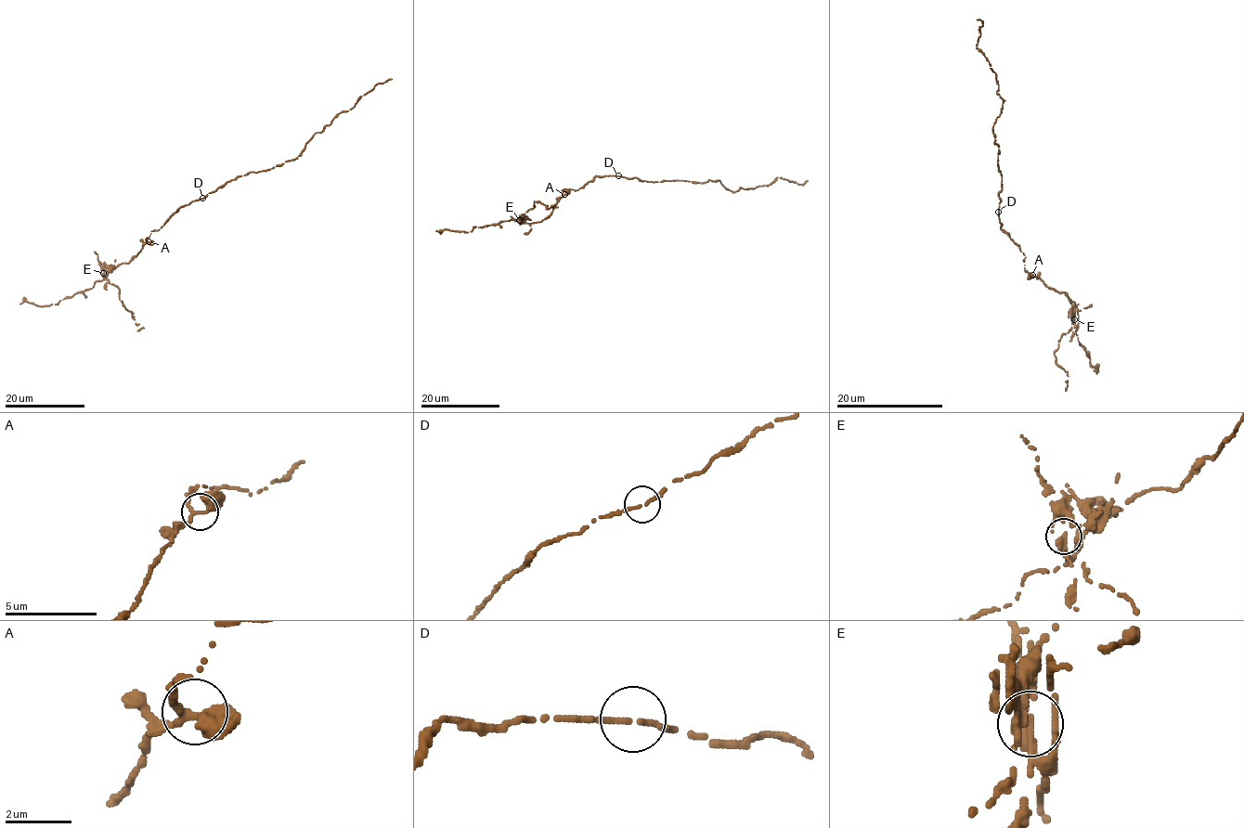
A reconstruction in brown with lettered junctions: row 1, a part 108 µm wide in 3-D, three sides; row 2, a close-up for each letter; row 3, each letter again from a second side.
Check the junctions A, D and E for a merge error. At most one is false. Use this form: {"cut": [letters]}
{"cut": ["E"]}

